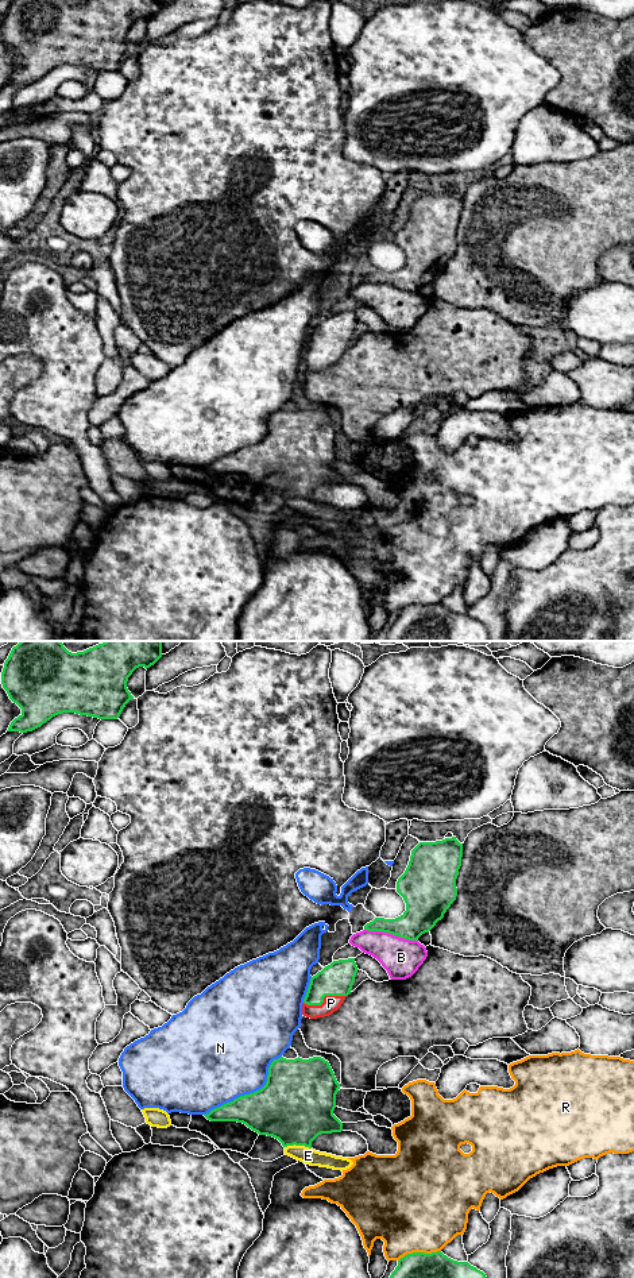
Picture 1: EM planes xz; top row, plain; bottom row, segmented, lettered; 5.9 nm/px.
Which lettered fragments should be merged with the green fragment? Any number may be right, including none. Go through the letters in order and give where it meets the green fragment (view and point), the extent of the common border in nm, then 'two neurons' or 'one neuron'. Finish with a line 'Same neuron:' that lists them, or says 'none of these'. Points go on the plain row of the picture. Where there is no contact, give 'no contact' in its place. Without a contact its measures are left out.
B: meets green in xz at (391, 285); contact 320 nm long; two neurons
E: meets green in xz at (298, 497); contact 160 nm long; two neurons
N: meets green in xz at (250, 446); contact 600 nm long; two neurons
P: meets green in xz at (323, 351); contact 260 nm long; one neuron
R: meets green in xz at (418, 605); contact 260 nm long; two neurons
Same neuron: P

